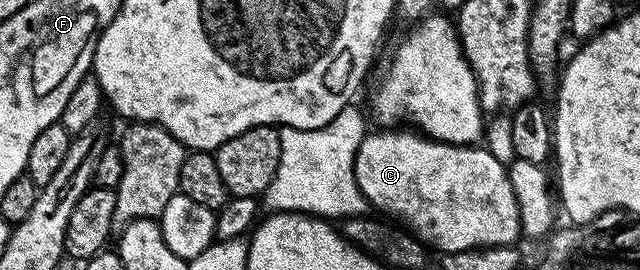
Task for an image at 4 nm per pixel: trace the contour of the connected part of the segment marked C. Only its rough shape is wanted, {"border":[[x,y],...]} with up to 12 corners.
{"border":[[370,132],[355,179],[441,253],[522,236],[488,149]]}

